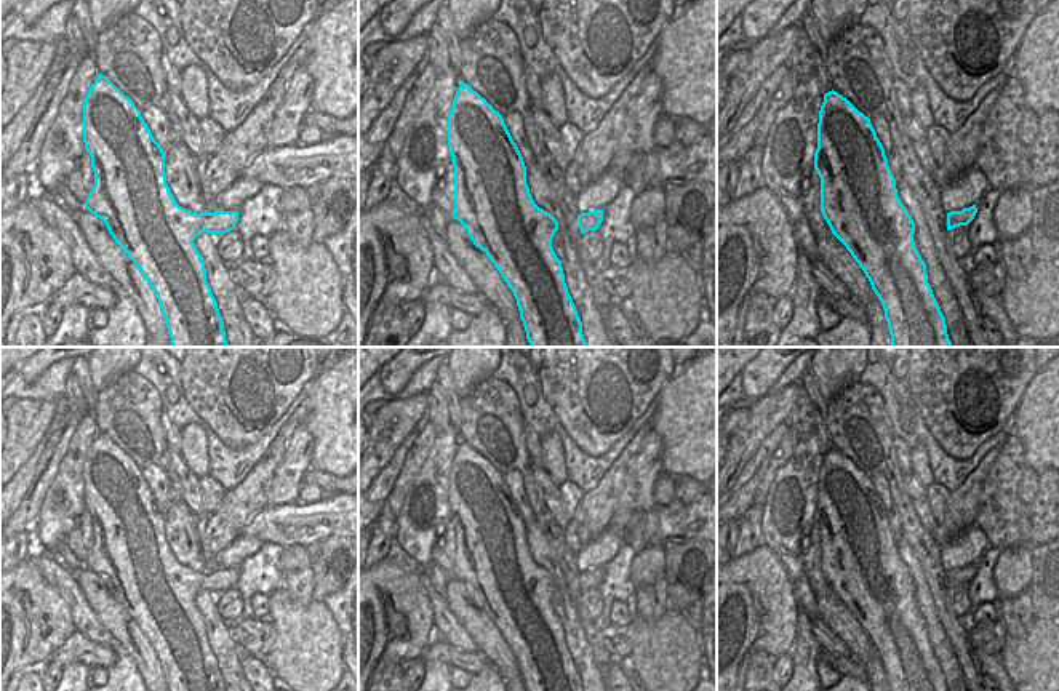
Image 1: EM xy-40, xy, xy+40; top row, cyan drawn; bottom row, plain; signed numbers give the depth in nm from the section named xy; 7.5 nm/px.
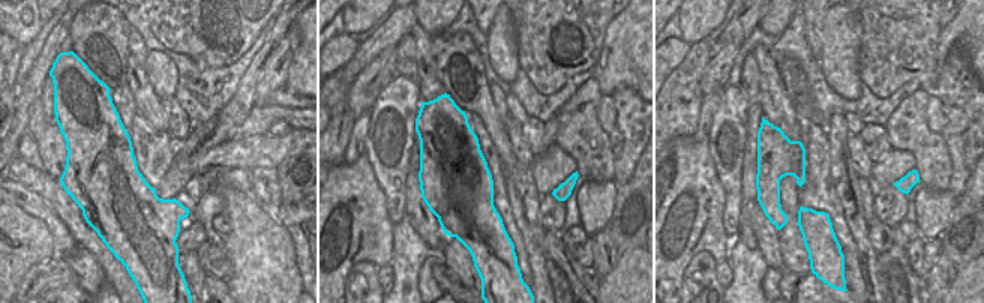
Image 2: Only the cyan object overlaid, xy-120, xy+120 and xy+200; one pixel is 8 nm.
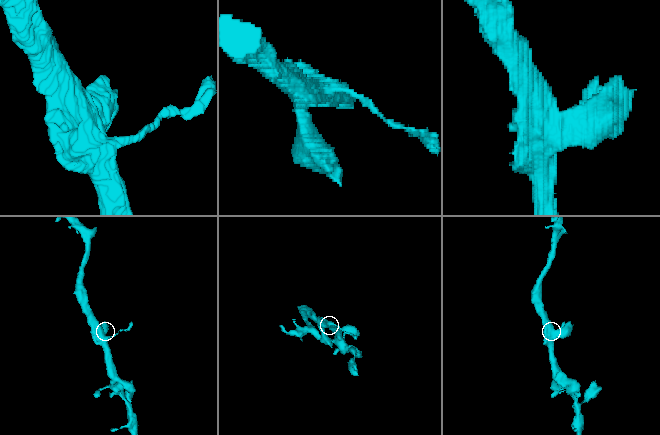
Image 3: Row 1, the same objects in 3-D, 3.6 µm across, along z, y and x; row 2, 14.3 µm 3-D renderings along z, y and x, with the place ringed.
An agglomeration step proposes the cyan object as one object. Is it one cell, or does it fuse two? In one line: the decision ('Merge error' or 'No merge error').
Merge error

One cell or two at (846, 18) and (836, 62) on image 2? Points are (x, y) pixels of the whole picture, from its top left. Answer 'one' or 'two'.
one

